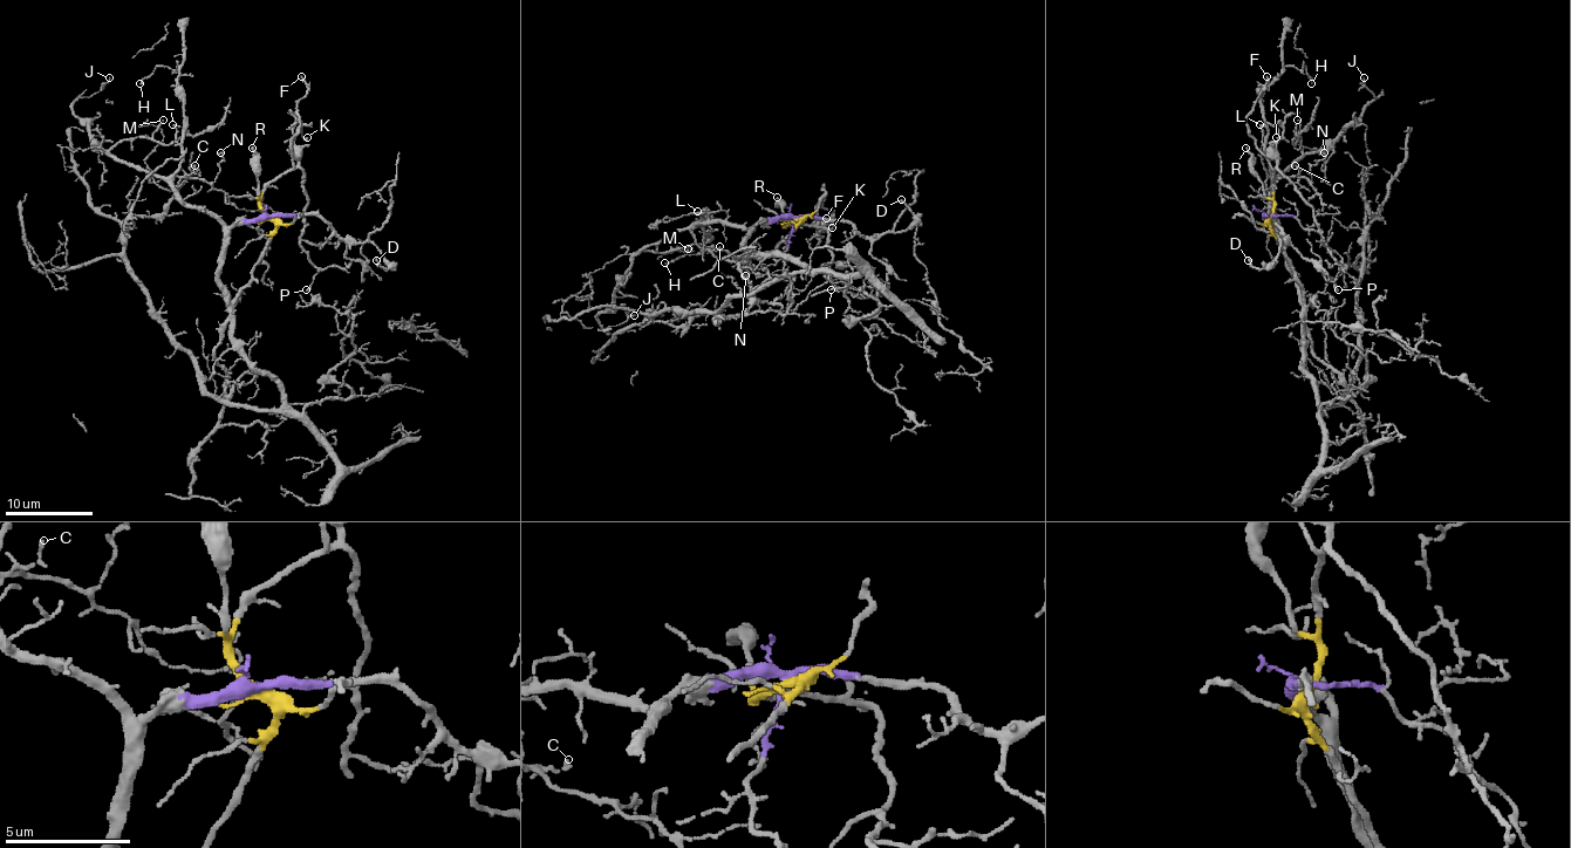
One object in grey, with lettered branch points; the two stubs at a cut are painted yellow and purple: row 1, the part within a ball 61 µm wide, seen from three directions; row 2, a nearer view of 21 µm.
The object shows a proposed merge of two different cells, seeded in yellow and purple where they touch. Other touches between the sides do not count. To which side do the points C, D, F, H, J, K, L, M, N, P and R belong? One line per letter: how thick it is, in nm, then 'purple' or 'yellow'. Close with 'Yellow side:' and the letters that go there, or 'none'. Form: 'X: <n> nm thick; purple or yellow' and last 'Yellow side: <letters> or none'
C: 120 nm thick; purple
D: 150 nm thick; purple
F: 160 nm thick; yellow
H: 120 nm thick; purple
J: 140 nm thick; purple
K: 130 nm thick; yellow
L: 160 nm thick; purple
M: 110 nm thick; purple
N: 140 nm thick; purple
P: 170 nm thick; yellow
R: 180 nm thick; yellow
Yellow side: F, K, P, R

